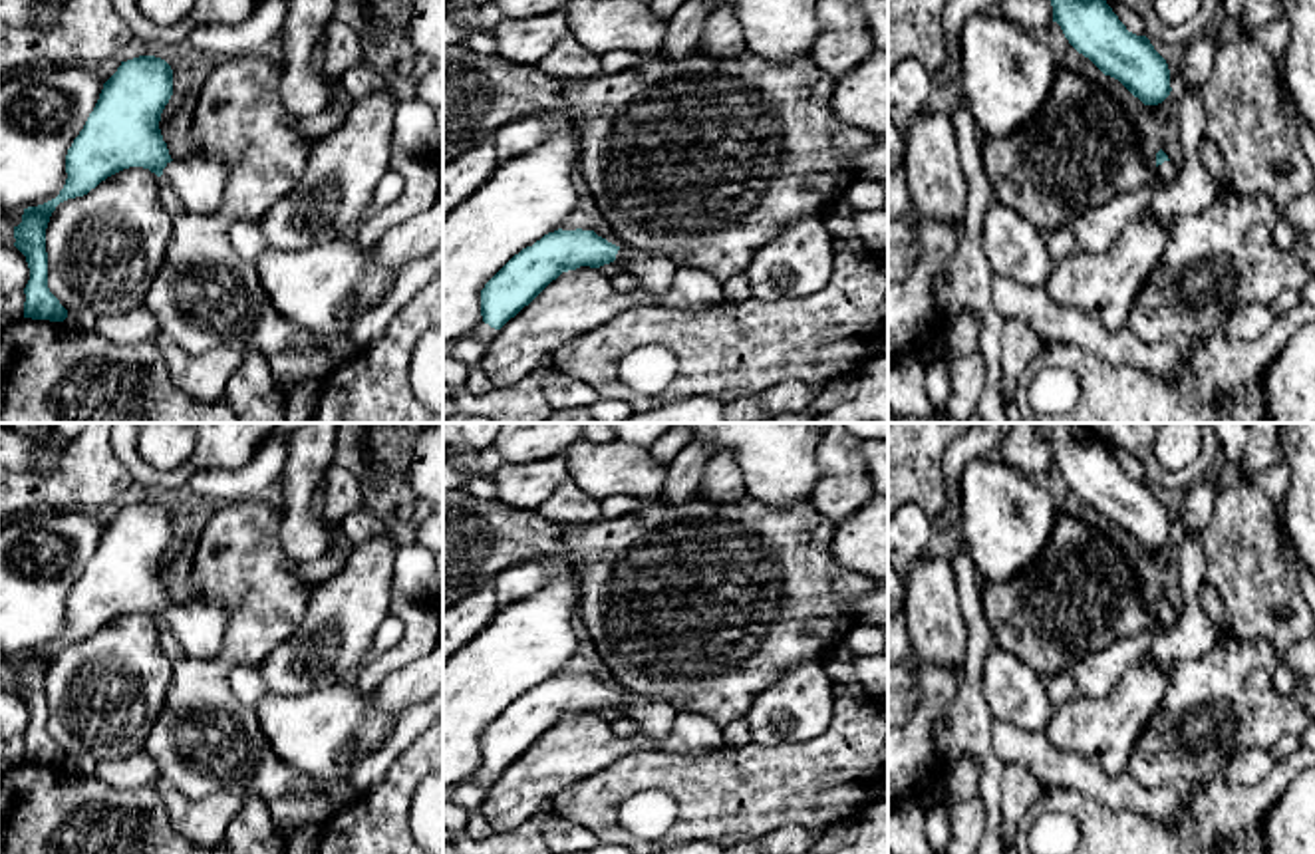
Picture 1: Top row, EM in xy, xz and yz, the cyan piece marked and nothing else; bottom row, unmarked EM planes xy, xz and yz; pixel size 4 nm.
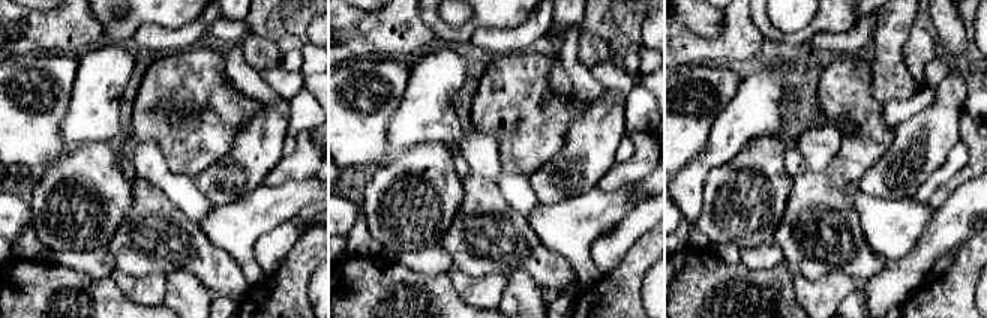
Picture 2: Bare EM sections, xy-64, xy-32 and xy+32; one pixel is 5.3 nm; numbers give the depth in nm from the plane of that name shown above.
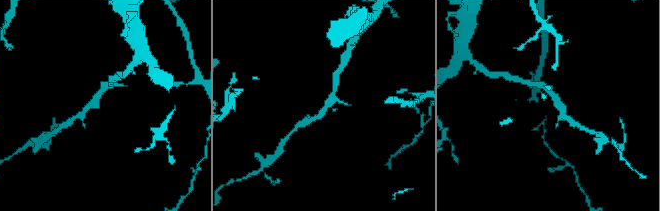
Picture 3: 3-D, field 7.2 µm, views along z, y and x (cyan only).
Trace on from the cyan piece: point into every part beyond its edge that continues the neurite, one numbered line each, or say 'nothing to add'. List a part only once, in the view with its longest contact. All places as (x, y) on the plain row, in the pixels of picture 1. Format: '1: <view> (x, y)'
1: xy (199, 624)

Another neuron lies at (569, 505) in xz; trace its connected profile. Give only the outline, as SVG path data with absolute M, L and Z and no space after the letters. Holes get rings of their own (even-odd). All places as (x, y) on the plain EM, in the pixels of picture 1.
M564 481L538 506L538 512L560 524L588 524L600 520L600 500L582 493L572 481Z

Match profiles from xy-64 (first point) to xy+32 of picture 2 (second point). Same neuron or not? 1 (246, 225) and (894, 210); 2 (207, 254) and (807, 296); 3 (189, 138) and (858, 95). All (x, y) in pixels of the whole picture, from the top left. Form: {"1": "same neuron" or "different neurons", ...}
{"1": "same neuron", "2": "different neurons", "3": "same neuron"}

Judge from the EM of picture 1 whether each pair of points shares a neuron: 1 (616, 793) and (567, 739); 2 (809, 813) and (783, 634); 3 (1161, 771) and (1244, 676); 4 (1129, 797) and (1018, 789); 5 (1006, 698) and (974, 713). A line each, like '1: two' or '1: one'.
1: two
2: two
3: one
4: two
5: two

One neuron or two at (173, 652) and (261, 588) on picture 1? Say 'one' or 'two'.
two

